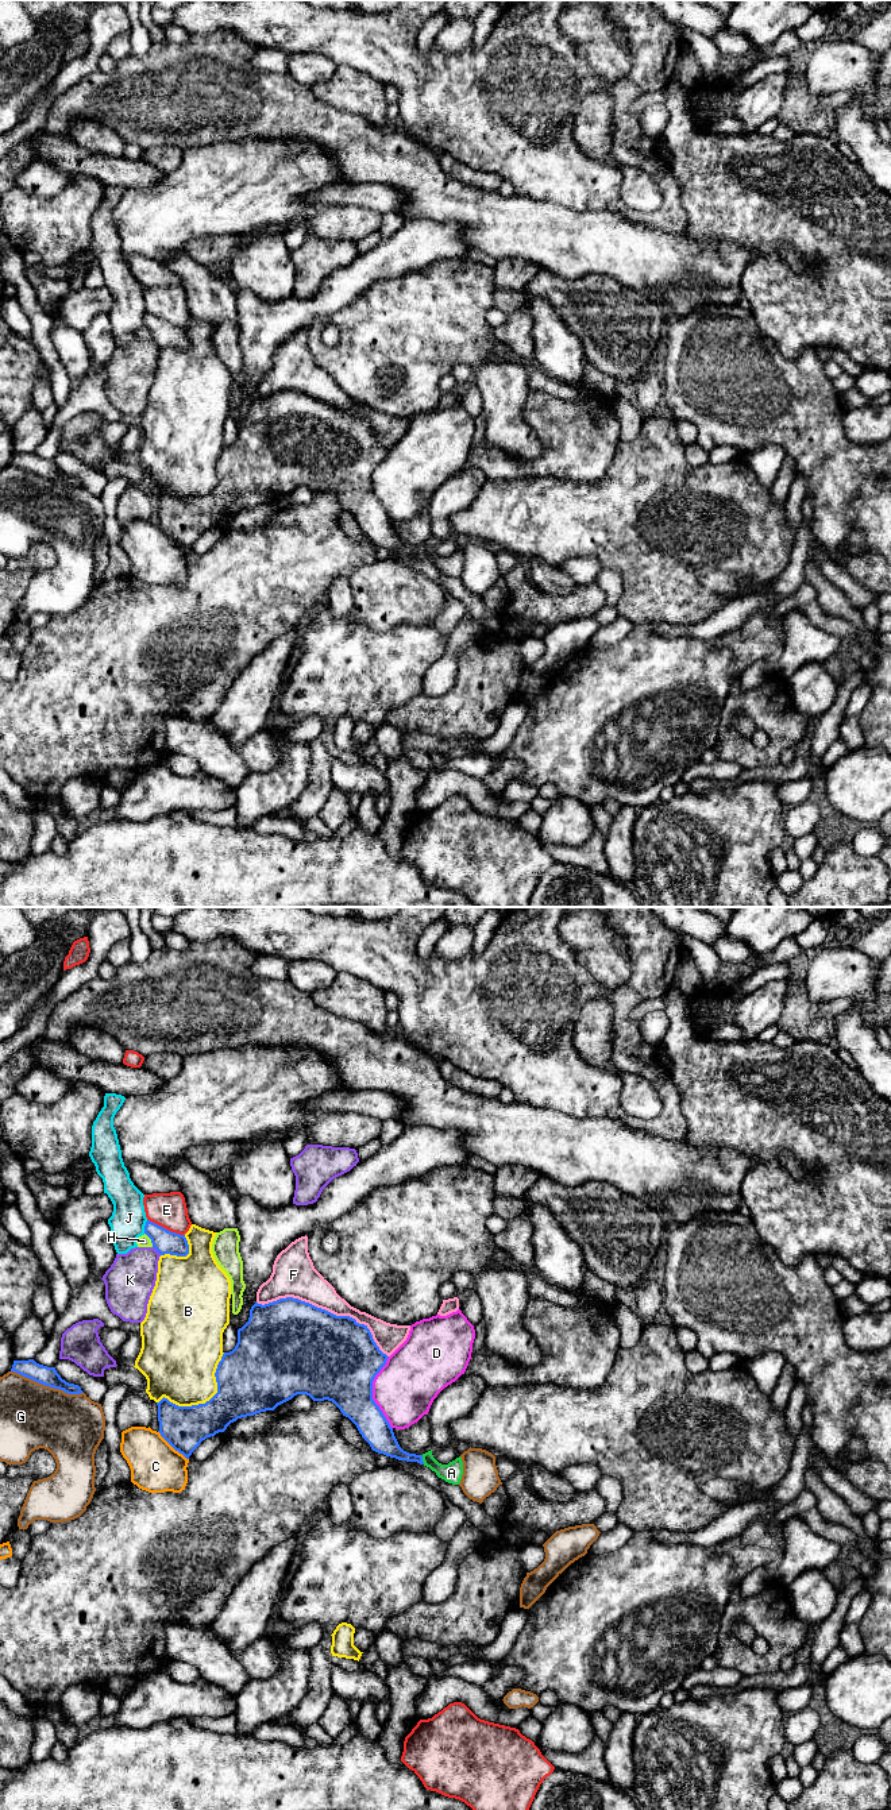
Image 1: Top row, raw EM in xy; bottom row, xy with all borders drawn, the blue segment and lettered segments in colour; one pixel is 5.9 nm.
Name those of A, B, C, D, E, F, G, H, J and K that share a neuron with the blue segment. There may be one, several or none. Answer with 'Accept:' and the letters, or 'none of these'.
Accept: none of these

